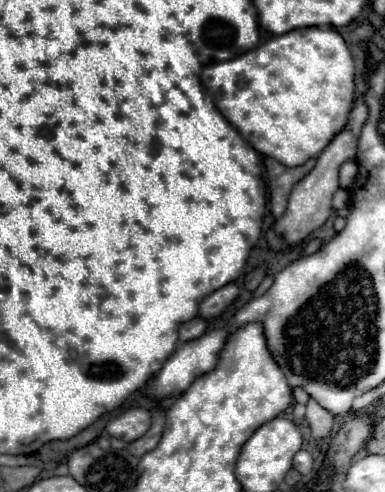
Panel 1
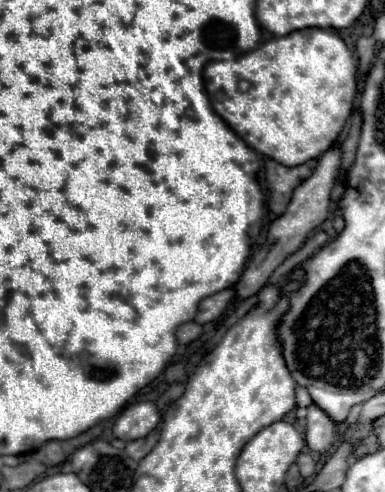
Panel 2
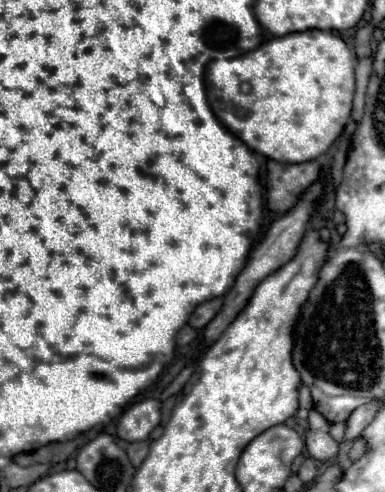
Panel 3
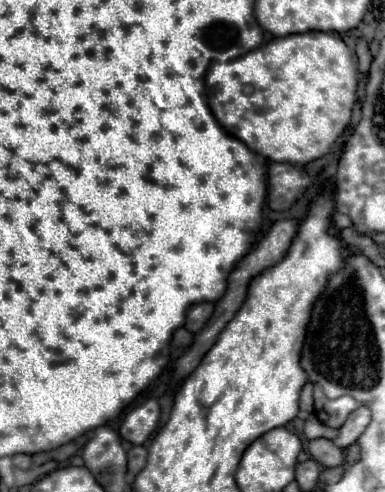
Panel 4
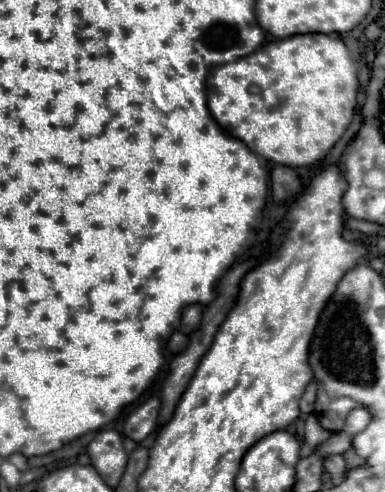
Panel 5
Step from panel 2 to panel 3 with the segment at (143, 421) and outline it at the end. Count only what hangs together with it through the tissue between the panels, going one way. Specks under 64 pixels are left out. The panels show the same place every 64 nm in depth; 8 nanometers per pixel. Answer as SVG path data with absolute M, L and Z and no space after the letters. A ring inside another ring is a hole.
M148 398L148 400L132 404L122 414L116 426L116 436L126 442L146 440L158 424L160 424L160 402Z

